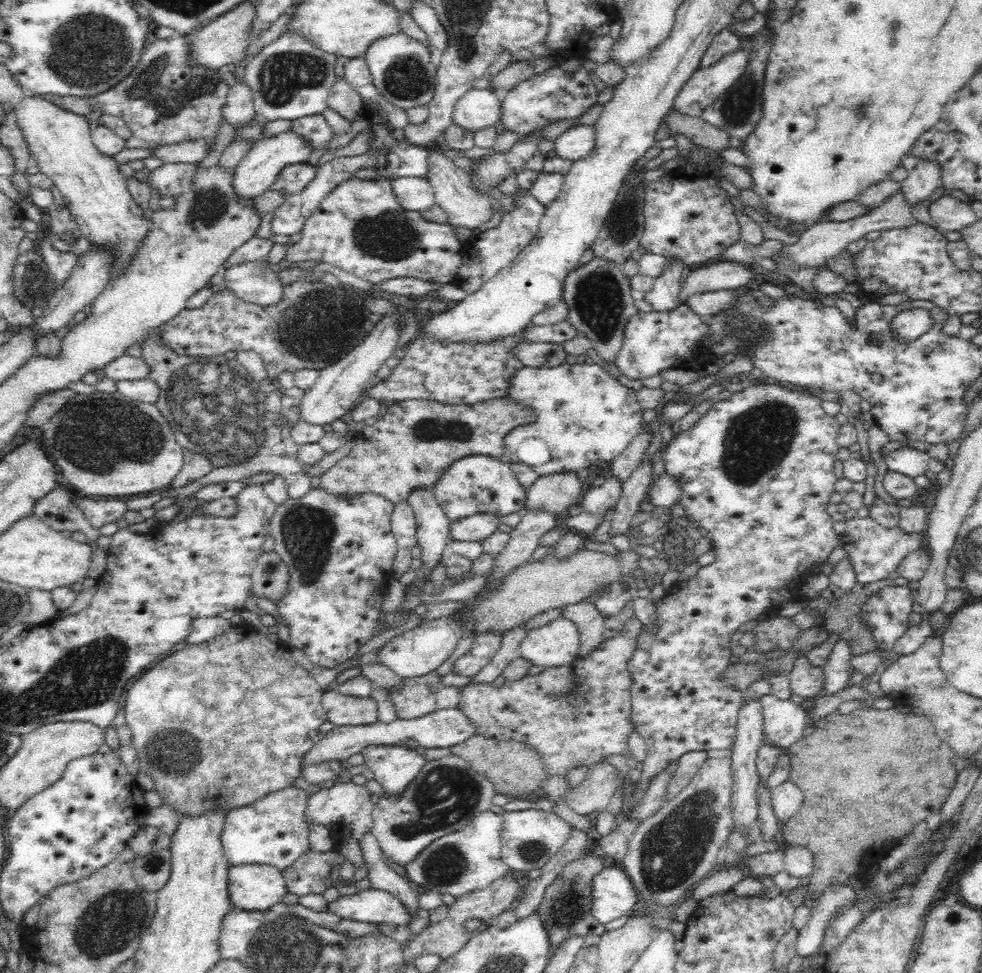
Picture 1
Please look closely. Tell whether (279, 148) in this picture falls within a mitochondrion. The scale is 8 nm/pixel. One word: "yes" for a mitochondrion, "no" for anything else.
no

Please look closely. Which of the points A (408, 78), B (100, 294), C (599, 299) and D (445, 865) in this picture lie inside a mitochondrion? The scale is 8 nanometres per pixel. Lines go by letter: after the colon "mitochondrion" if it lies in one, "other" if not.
A: mitochondrion
B: other
C: mitochondrion
D: mitochondrion

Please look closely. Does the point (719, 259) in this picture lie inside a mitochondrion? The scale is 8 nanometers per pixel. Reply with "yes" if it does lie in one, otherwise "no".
no

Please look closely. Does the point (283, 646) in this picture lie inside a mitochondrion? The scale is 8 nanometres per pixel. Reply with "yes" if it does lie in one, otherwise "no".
no

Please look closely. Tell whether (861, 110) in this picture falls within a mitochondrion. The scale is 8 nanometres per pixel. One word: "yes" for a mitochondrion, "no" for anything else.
yes

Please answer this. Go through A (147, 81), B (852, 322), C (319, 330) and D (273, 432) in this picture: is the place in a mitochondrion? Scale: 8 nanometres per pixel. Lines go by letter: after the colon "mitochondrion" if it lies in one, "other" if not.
A: mitochondrion
B: other
C: mitochondrion
D: mitochondrion

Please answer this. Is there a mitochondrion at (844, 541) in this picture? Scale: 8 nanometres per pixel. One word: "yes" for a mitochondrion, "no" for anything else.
no

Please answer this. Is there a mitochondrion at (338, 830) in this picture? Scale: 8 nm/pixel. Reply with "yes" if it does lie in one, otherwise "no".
no

